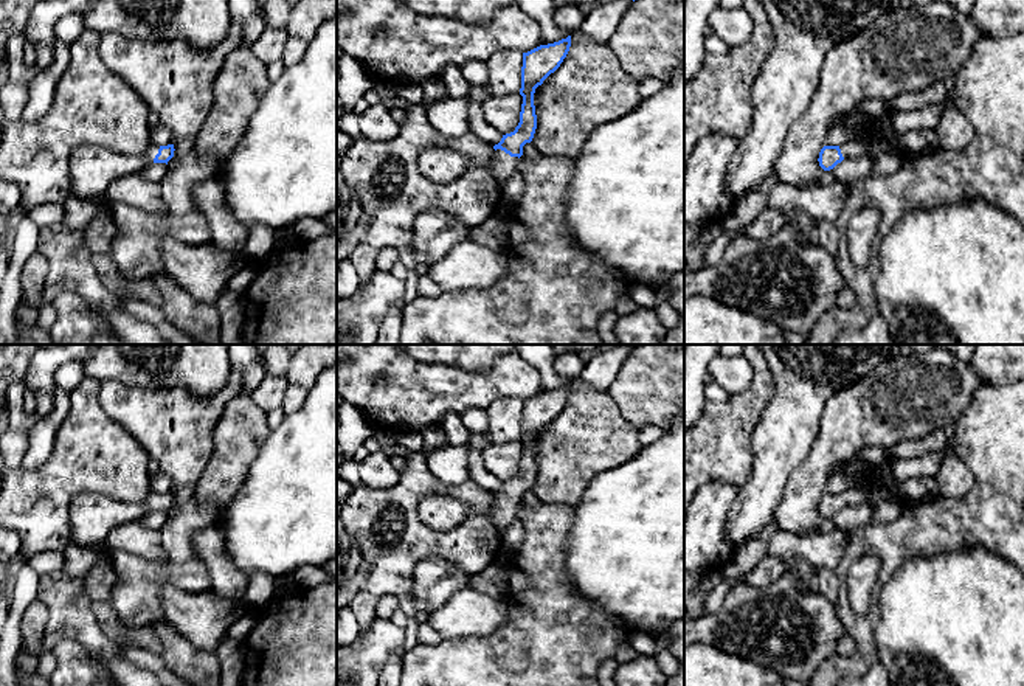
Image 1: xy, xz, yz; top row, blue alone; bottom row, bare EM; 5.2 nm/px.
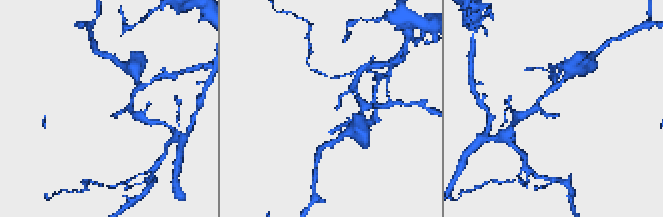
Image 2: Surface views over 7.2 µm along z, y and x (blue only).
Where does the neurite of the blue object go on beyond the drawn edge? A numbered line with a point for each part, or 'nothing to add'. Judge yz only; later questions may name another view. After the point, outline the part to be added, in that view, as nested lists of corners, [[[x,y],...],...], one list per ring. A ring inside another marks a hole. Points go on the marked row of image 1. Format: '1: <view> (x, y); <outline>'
1: yz (855, 148); [[[853,140],[850,143],[846,143],[846,144],[839,146],[839,149],[841,149],[844,160],[853,158],[853,157],[858,157],[858,155],[863,155],[867,152],[867,146],[861,140]]]

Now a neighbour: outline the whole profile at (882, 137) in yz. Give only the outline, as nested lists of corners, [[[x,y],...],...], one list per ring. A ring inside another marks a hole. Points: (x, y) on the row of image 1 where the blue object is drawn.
[[[889,115],[872,120],[869,137],[864,140],[867,152],[853,158],[846,158],[832,171],[835,182],[849,183],[869,174],[874,168],[875,158],[883,152],[895,147],[898,133],[892,127]]]

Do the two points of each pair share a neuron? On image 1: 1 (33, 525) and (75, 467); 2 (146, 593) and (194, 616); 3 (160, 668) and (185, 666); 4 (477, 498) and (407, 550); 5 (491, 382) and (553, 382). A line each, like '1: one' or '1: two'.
1: one
2: two
3: two
4: one
5: two

